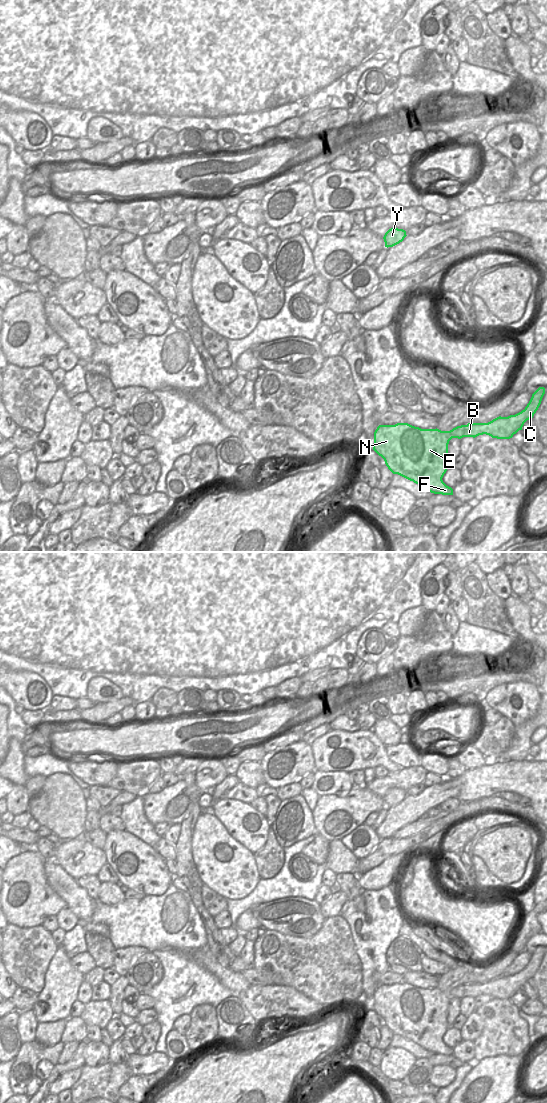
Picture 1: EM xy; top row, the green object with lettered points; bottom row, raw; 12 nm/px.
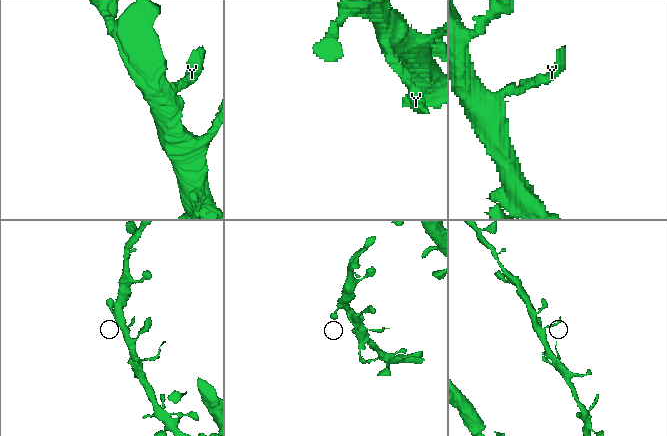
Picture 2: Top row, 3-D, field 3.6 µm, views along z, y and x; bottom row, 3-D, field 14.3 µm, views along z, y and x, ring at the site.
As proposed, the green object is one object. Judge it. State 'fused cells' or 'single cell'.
single cell

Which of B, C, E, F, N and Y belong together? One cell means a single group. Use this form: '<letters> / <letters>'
B C E F N Y

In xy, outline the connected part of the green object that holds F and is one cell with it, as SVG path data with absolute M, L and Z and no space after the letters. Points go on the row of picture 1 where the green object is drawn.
M539 387L532 394L525 409L515 415L508 417L499 416L488 423L468 423L467 425L457 426L450 431L441 431L437 428L421 429L408 423L379 425L374 432L373 450L384 459L386 466L393 474L398 474L413 481L431 493L453 495L453 489L447 486L442 480L448 469L446 456L448 454L449 441L452 438L475 438L483 434L497 439L510 439L519 430L522 430L527 420L533 418L541 404L544 394L545 388Z

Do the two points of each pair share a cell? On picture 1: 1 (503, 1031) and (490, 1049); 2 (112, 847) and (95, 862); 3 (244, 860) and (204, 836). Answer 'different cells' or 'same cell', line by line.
1: same cell
2: different cells
3: same cell

